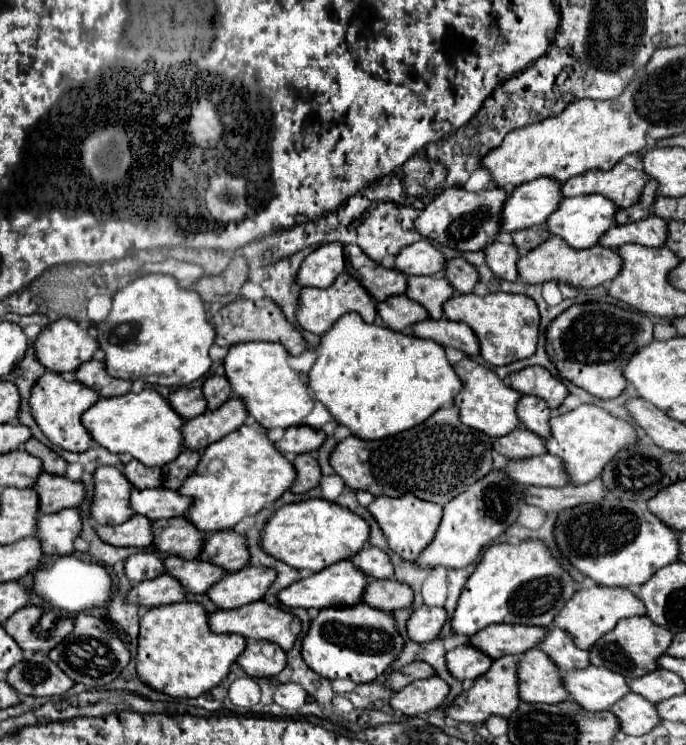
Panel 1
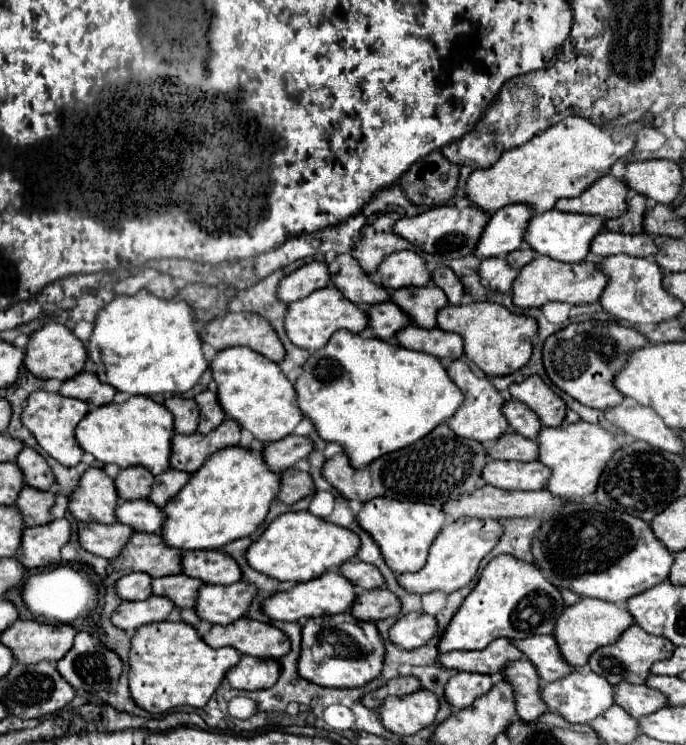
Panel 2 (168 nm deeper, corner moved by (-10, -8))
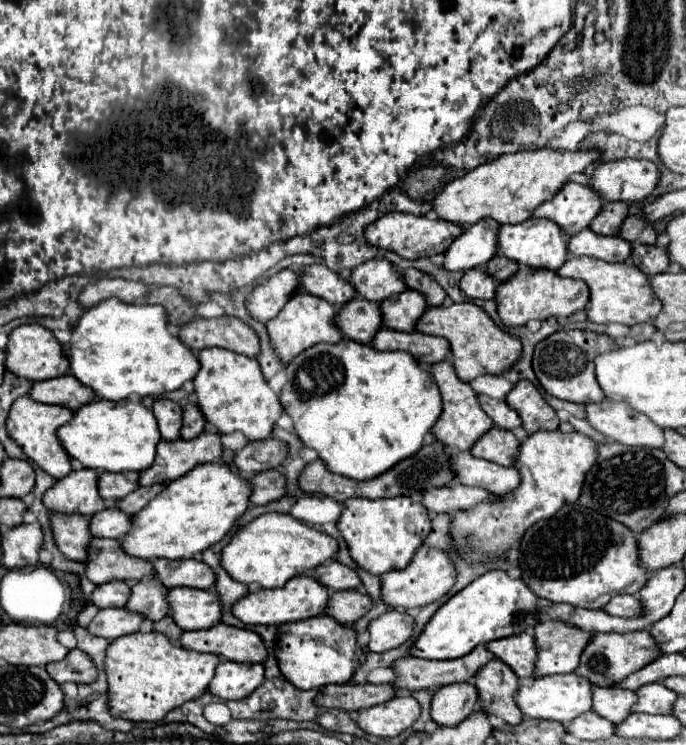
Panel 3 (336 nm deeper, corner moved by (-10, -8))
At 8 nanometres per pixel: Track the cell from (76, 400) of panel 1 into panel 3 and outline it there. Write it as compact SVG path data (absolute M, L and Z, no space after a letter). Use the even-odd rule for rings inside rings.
M22 396L18 398L12 408L10 414L6 418L6 432L8 436L18 444L18 448L38 466L42 468L46 474L50 474L52 478L60 480L64 478L72 466L70 466L70 458L64 452L60 440L56 438L56 430L66 424L72 418L72 410L62 408L62 406L48 406L48 404L40 404L34 402L30 396Z

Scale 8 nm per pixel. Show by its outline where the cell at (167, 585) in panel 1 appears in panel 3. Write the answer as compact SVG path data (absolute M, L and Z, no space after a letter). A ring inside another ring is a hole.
M106 608L106 610L98 610L98 614L92 618L92 622L86 626L86 630L92 636L116 640L120 636L138 632L138 626L142 622L144 622L144 618L140 614L134 616L134 612L128 612L126 608Z

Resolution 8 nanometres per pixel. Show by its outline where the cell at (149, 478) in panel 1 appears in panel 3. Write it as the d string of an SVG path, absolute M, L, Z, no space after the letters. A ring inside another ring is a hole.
M102 472L98 476L98 492L106 502L114 502L138 488L138 472Z

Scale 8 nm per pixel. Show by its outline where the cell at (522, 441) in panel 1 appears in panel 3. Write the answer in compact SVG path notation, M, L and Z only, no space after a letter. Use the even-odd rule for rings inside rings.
M494 426L470 448L470 454L496 462L500 466L512 466L516 460L514 456L518 452L518 446L520 446L520 442L516 440L516 436L510 430L502 430L498 426Z

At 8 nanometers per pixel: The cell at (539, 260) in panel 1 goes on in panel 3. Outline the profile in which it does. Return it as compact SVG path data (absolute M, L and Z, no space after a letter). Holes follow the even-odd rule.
M518 268L518 272L496 288L496 306L498 316L504 326L524 326L528 320L546 320L550 316L570 316L576 310L584 310L588 304L588 288L578 280L560 278L552 270L534 270L534 268Z

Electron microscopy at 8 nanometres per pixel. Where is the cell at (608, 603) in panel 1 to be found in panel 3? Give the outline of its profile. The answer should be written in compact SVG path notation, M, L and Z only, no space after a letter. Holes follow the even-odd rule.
M542 620L534 626L534 642L538 648L534 676L570 674L578 668L582 650L592 634L558 620Z

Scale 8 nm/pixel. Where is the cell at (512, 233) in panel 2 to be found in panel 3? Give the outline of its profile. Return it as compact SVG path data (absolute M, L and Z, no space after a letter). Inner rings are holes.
M482 220L466 228L464 234L460 234L442 254L442 268L450 272L482 268L490 258L494 258L498 228L500 226L494 220Z

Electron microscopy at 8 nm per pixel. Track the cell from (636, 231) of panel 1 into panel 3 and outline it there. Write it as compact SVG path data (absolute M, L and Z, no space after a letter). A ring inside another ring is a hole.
M586 228L568 240L568 254L592 256L604 262L626 262L632 254L632 246L622 238L600 236Z

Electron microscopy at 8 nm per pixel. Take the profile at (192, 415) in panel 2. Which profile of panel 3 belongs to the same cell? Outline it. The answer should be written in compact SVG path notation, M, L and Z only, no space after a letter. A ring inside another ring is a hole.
M166 398L154 400L152 414L158 420L160 436L162 440L178 440L180 438L180 426L182 426L182 408Z

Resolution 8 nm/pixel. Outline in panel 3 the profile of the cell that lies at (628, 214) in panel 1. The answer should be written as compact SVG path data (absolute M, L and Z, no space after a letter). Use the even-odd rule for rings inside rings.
M606 202L600 214L590 222L590 228L602 236L618 236L618 230L626 216L628 216L626 202Z

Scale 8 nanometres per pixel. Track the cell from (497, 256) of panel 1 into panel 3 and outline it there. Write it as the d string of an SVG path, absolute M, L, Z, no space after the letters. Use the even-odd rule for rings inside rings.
M482 268L466 270L460 280L460 290L468 298L480 298L480 300L492 300L496 294L498 282L492 280Z

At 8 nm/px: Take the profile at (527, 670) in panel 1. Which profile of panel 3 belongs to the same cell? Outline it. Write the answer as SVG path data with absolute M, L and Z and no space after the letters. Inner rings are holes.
M490 660L484 664L474 678L474 686L478 690L480 708L488 716L498 716L506 724L522 722L522 712L514 702L518 678L506 664L500 660Z

